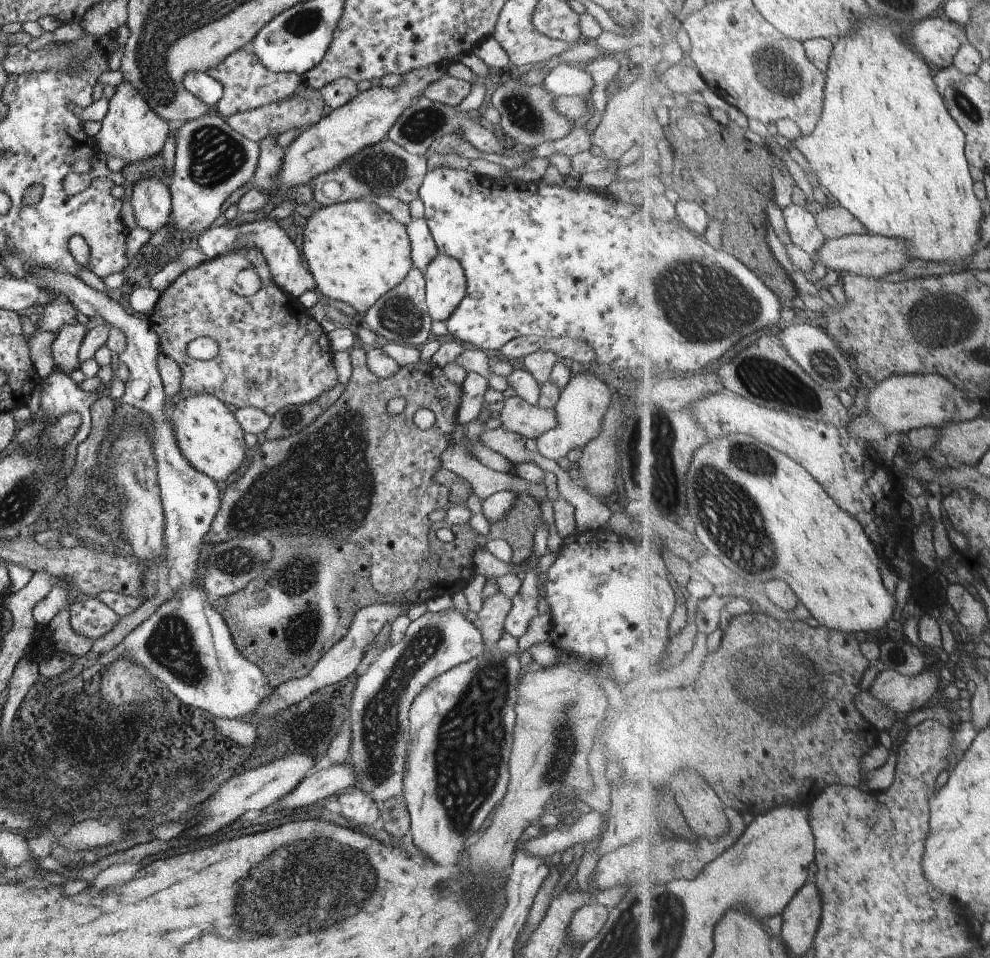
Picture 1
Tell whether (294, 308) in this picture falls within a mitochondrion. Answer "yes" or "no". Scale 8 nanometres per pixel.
no

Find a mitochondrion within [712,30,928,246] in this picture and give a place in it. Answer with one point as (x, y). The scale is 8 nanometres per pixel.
(777, 72)

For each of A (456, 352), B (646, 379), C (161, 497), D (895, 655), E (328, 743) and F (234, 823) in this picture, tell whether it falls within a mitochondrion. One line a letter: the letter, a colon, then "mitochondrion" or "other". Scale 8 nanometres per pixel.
A: other
B: other
C: other
D: other
E: other
F: other

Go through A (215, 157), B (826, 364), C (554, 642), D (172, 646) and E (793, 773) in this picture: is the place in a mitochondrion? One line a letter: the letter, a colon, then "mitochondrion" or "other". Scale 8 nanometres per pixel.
A: mitochondrion
B: mitochondrion
C: other
D: mitochondrion
E: other

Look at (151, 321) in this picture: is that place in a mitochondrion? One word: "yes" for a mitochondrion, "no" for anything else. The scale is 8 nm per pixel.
no

